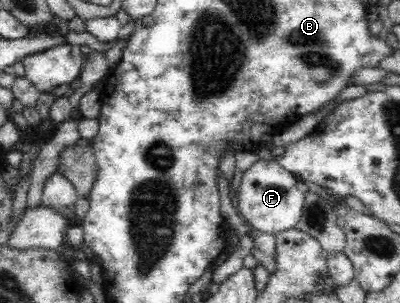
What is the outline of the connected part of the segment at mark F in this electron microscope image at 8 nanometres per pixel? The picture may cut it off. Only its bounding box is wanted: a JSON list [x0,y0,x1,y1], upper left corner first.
[238,160,307,235]

